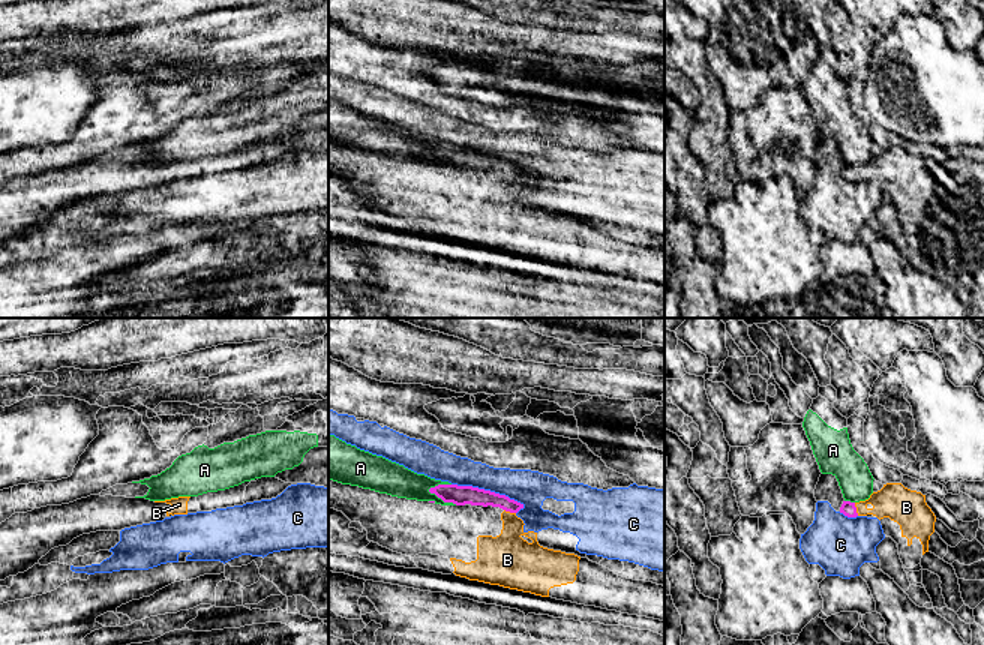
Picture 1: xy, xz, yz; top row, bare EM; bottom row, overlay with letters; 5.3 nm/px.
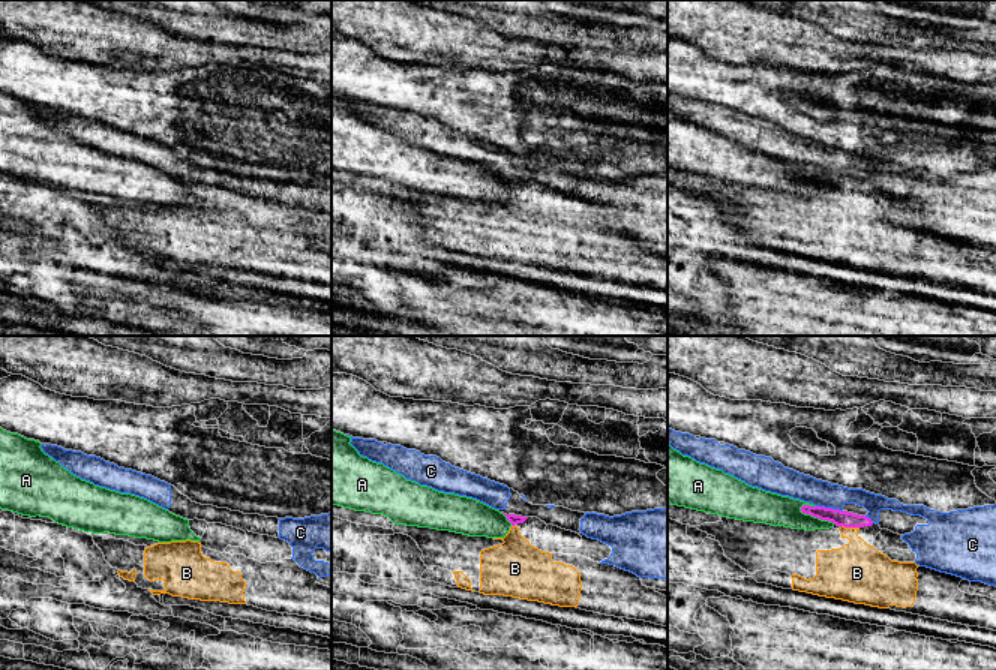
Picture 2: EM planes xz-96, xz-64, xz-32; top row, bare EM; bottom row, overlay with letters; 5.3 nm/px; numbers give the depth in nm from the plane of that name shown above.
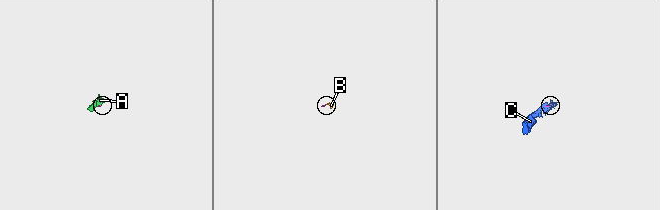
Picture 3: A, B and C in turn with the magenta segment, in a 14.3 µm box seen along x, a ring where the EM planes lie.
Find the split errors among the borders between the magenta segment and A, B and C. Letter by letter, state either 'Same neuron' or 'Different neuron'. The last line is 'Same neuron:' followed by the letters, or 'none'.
A: Different neuron
B: Same neuron
C: Different neuron
Same neuron: B

